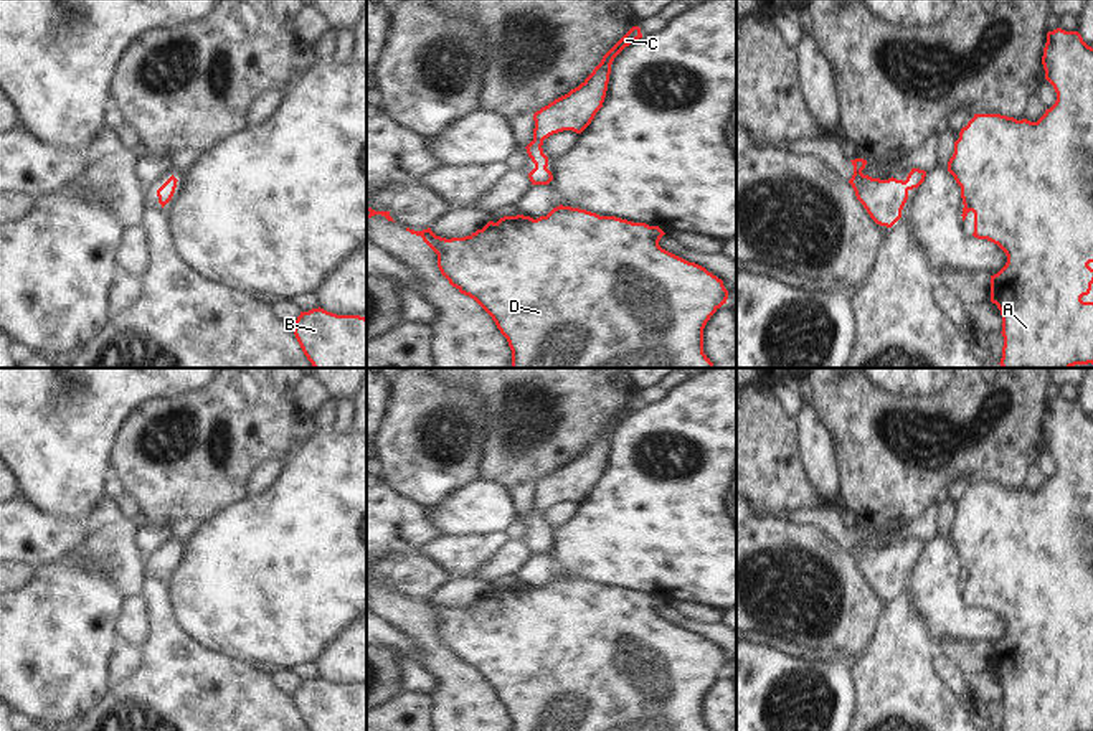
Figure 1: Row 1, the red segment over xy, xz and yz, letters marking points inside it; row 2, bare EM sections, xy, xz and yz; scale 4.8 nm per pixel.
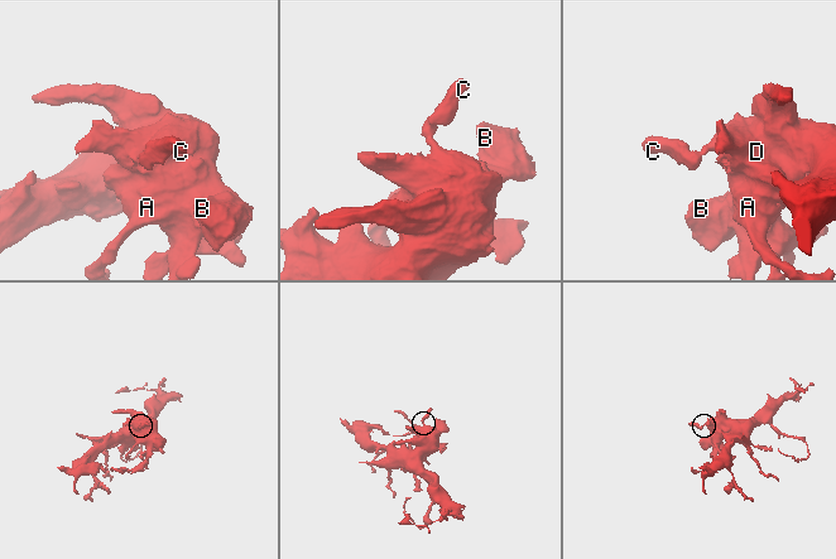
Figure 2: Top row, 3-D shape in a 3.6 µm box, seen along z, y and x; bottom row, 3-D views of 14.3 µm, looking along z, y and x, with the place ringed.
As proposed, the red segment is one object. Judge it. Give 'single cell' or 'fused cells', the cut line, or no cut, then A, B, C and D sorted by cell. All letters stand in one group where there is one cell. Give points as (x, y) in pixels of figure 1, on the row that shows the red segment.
single cell; cut none; groups A B C D

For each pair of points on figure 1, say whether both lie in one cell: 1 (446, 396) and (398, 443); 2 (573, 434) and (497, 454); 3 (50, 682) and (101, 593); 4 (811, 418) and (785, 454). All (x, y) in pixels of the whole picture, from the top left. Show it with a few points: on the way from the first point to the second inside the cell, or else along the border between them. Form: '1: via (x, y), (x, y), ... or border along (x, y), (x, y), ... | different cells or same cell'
1: via (435, 408), (410, 433) | same cell
2: via (555, 436), (535, 449), (515, 454) | same cell
3: via (50, 660), (50, 644), (80, 614) | same cell
4: border along (794, 419), (798, 457), (808, 477) | different cells

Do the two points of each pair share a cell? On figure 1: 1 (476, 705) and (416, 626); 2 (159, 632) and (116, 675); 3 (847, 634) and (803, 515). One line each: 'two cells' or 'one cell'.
1: one cell
2: two cells
3: two cells

